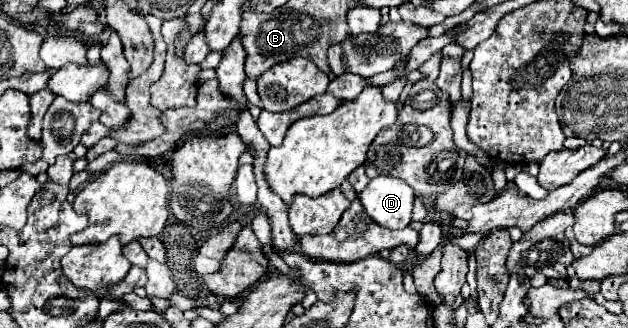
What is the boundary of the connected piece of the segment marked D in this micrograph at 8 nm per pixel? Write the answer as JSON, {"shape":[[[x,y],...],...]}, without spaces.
{"shape":[[[384,175],[368,183],[368,187],[358,195],[364,211],[382,227],[404,229],[412,223],[414,191],[404,181]]]}

